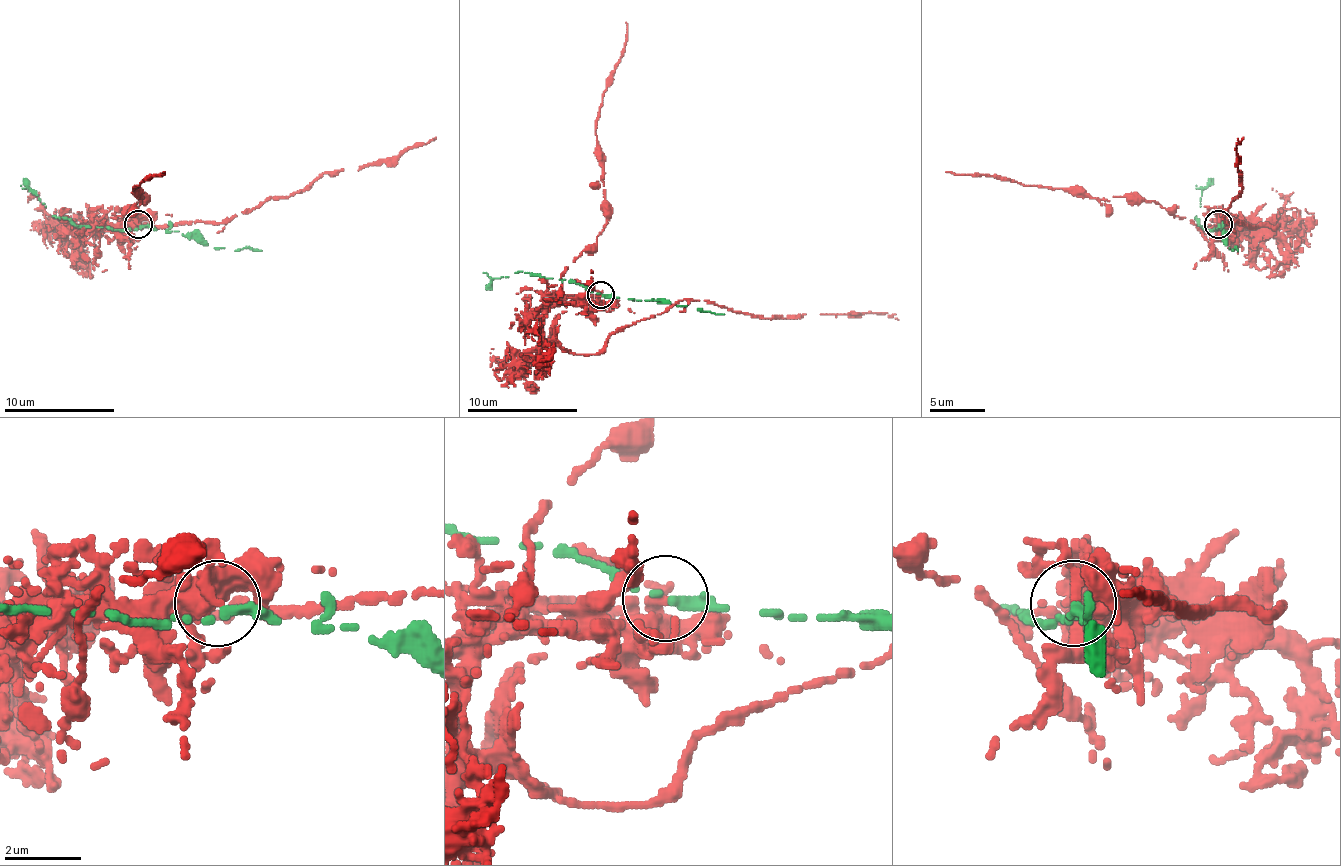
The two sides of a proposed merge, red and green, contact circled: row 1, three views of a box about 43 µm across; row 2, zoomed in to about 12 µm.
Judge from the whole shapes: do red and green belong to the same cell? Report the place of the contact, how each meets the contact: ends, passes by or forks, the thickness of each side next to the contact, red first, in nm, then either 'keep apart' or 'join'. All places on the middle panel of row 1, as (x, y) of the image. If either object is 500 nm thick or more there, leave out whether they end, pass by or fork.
place (601, 295); red passes by; green ends; calibres 240 and 360 nm; keep apart

